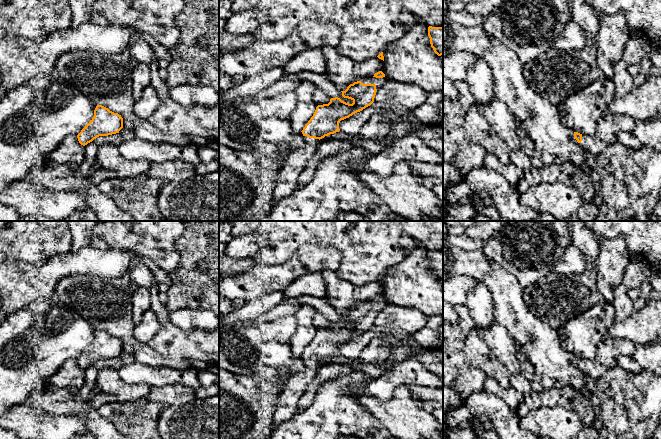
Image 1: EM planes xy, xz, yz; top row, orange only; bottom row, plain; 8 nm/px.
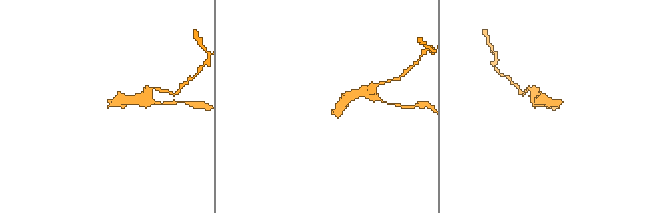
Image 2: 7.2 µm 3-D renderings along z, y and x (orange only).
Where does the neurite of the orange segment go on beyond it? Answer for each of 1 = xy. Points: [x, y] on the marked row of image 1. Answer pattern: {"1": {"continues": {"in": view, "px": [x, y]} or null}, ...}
{"1": {"continues": null}}

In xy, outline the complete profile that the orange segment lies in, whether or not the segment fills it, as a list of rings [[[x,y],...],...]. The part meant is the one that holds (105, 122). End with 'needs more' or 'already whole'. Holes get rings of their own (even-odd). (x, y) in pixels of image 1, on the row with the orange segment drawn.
[[[97,105],[94,110],[94,117],[77,135],[78,141],[85,146],[99,136],[108,136],[119,133],[123,128],[123,118],[118,113],[108,108]]]; already whole

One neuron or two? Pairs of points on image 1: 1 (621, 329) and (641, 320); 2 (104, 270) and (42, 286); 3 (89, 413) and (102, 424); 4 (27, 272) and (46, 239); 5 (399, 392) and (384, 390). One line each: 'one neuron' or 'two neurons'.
1: one neuron
2: one neuron
3: one neuron
4: two neurons
5: two neurons

